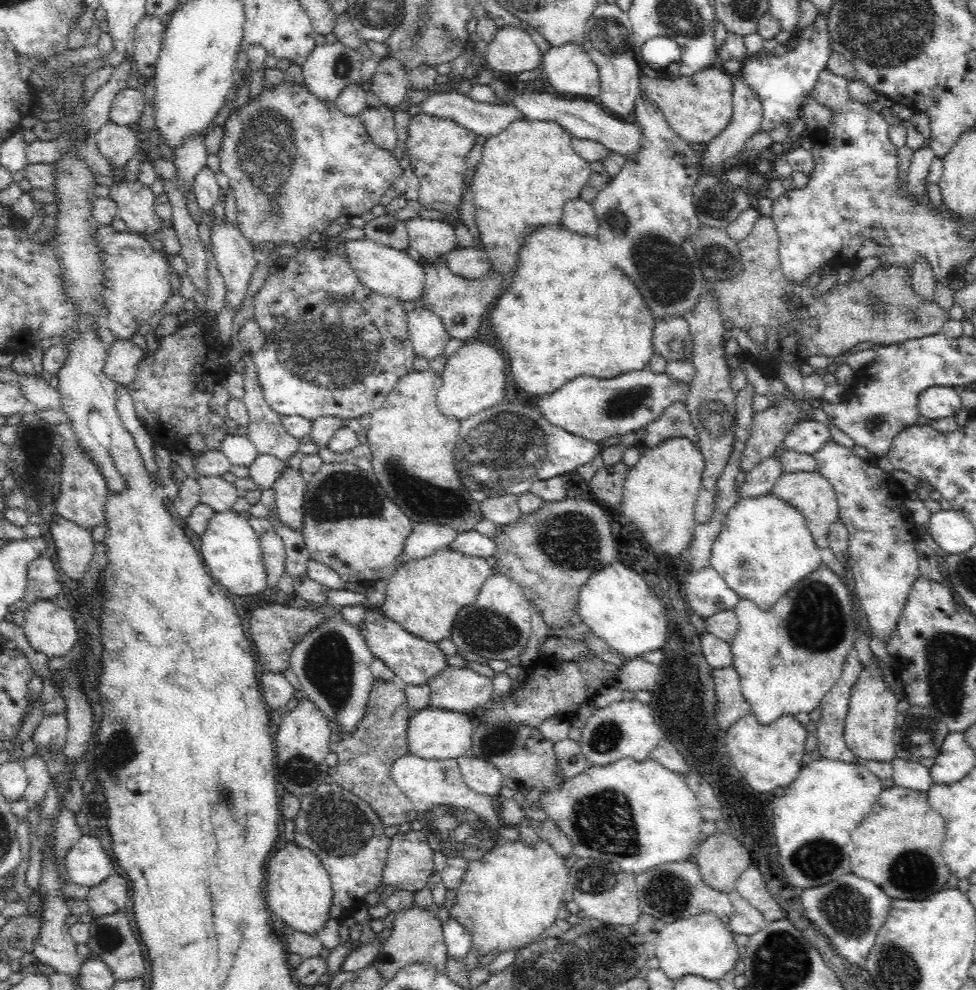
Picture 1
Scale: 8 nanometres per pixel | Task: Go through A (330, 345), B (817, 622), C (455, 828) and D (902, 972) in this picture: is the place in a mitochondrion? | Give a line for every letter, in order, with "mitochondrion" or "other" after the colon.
A: mitochondrion
B: mitochondrion
C: mitochondrion
D: mitochondrion

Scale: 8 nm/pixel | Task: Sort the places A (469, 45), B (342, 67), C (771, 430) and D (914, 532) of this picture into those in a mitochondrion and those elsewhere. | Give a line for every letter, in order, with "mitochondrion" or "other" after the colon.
A: other
B: mitochondrion
C: other
D: other

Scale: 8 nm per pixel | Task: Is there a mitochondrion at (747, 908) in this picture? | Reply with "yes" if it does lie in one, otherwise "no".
no

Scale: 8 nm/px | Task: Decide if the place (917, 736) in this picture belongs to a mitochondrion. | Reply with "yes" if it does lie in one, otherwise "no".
yes

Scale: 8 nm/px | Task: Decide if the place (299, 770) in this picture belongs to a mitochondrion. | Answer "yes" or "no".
yes

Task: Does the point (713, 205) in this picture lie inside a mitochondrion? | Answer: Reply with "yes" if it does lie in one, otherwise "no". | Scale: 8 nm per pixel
yes

